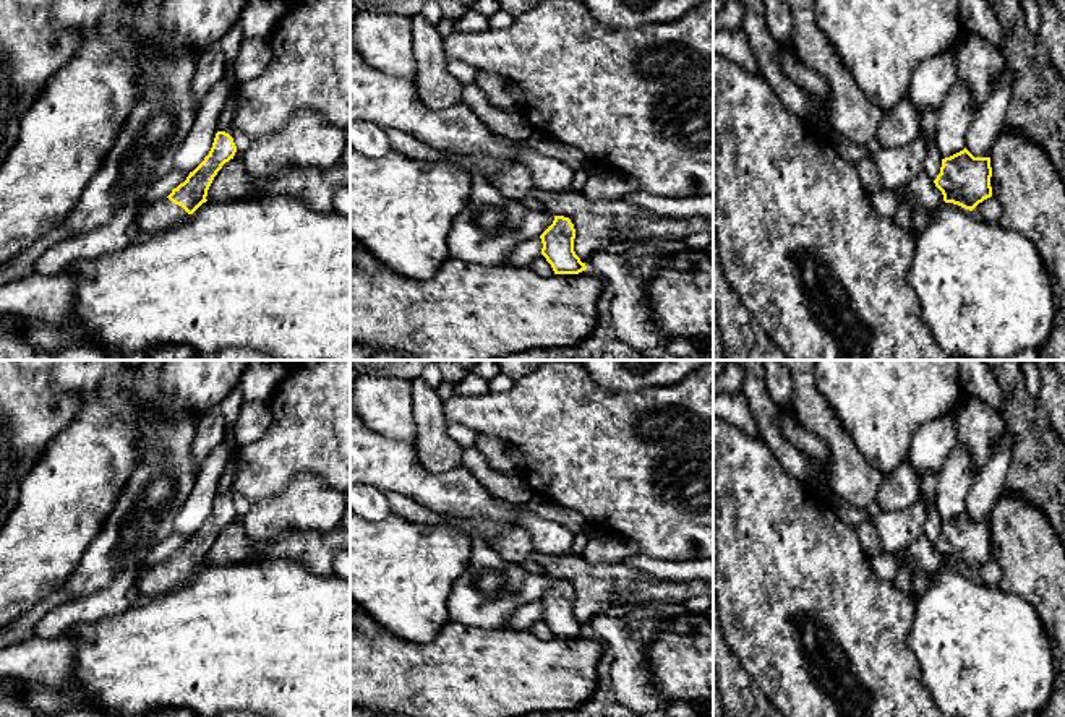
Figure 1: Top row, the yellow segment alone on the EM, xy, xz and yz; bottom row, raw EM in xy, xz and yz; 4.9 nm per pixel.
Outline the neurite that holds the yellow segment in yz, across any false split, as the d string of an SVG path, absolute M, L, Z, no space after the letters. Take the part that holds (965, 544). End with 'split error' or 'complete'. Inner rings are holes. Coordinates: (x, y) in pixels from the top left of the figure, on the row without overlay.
M966 511L942 522L940 537L934 543L945 566L973 574L992 560L990 521L974 521Z; complete

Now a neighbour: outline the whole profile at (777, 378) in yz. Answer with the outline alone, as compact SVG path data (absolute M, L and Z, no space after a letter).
M760 360L770 401L781 410L791 402L791 371L780 360Z

